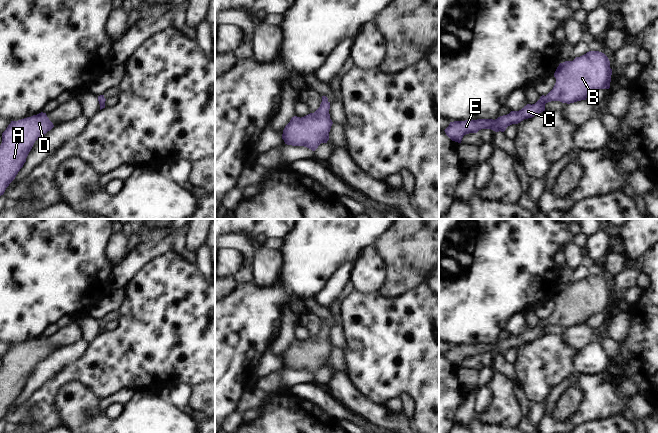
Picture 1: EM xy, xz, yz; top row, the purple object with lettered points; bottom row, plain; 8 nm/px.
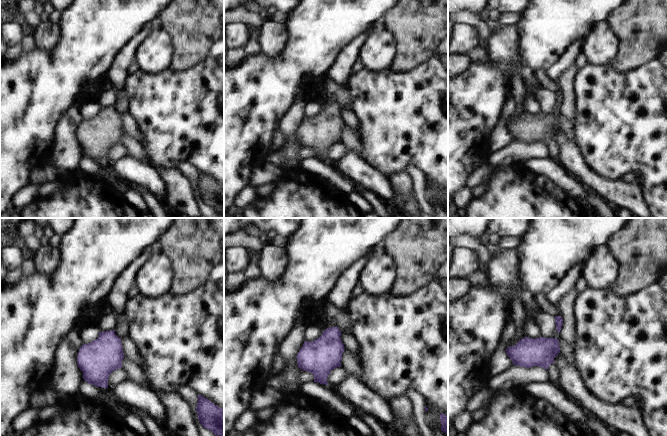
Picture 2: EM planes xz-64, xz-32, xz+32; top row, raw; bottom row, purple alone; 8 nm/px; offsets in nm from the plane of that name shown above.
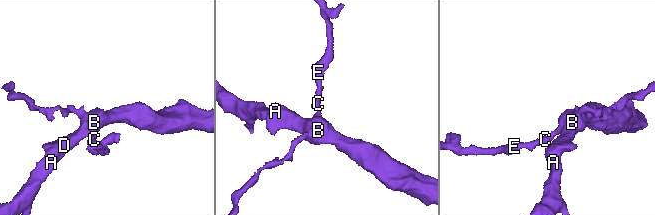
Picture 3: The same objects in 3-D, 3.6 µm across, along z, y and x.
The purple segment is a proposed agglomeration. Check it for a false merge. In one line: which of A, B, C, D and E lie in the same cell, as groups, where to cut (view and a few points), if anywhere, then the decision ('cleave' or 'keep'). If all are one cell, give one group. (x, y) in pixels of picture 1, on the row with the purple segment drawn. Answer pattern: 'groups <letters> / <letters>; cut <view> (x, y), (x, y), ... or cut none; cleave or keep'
groups A B C D E; cut none; keep

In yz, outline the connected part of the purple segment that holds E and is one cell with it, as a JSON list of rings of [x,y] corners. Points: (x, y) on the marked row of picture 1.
[[[589,51],[576,57],[573,61],[565,61],[557,67],[554,77],[556,83],[546,95],[542,95],[535,104],[527,104],[519,111],[511,111],[497,119],[477,119],[450,122],[444,130],[455,142],[461,143],[464,135],[477,133],[481,129],[504,132],[512,124],[532,118],[545,111],[545,104],[551,101],[574,103],[586,98],[599,89],[609,89],[612,69],[608,57],[599,51]]]

